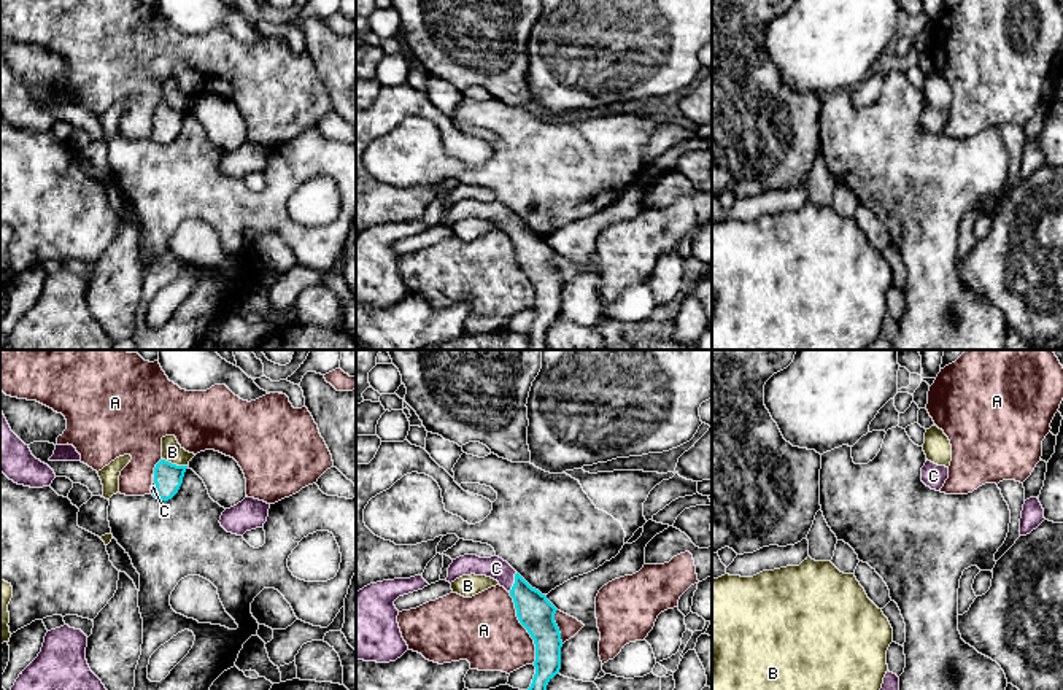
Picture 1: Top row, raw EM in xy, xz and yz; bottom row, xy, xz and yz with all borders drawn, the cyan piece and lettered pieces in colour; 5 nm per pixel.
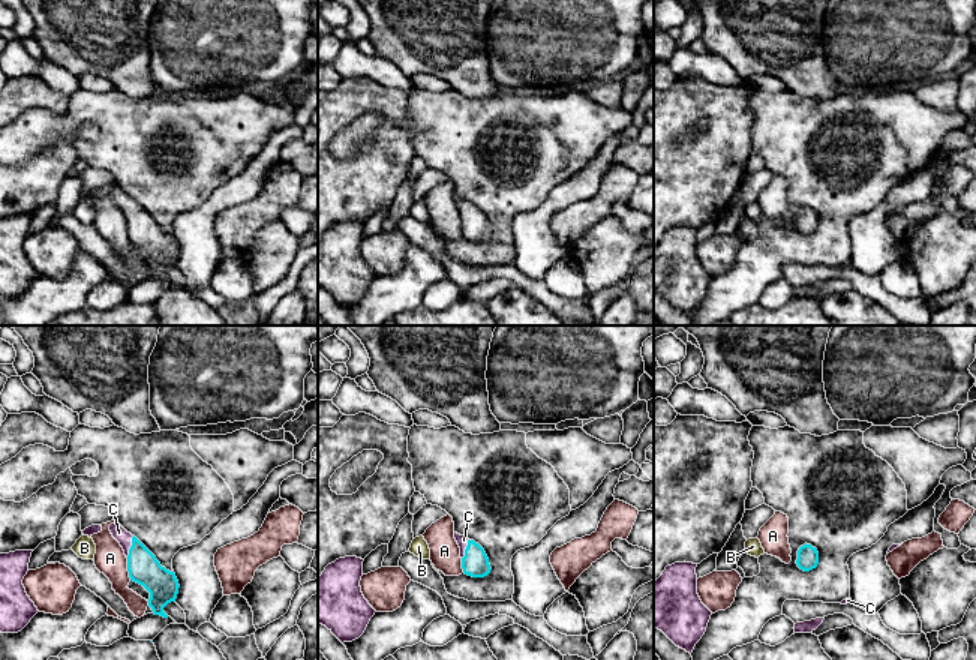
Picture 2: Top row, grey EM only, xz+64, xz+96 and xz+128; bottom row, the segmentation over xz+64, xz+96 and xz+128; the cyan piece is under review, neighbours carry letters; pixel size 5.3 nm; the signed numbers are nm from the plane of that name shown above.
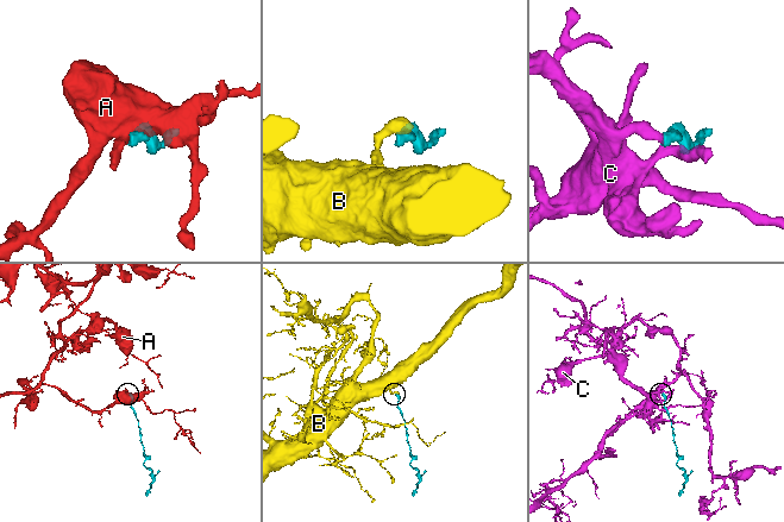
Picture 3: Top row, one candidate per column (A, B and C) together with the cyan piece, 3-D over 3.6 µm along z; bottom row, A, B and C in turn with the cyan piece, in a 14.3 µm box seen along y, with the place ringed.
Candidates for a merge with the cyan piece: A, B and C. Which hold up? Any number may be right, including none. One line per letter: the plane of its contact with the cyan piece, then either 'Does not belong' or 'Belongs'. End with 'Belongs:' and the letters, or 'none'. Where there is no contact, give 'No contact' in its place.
A: Touches cyan in xz. Does not belong
B: Touches cyan in xy. Does not belong
C: Touches cyan in xz. Belongs
Belongs: C

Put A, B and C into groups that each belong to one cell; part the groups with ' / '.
A / B / C

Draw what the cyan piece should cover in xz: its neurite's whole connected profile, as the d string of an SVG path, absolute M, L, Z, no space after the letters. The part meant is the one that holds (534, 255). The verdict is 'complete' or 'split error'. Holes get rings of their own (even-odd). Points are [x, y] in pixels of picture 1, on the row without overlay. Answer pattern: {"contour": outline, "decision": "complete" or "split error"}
{"contour": "M459 200L450 208L446 226L470 218L497 224L513 242L516 261L535 288L535 318L528 332L529 350L547 350L547 329L561 313L562 285L555 266L558 253L499 200Z", "decision": "split error"}

